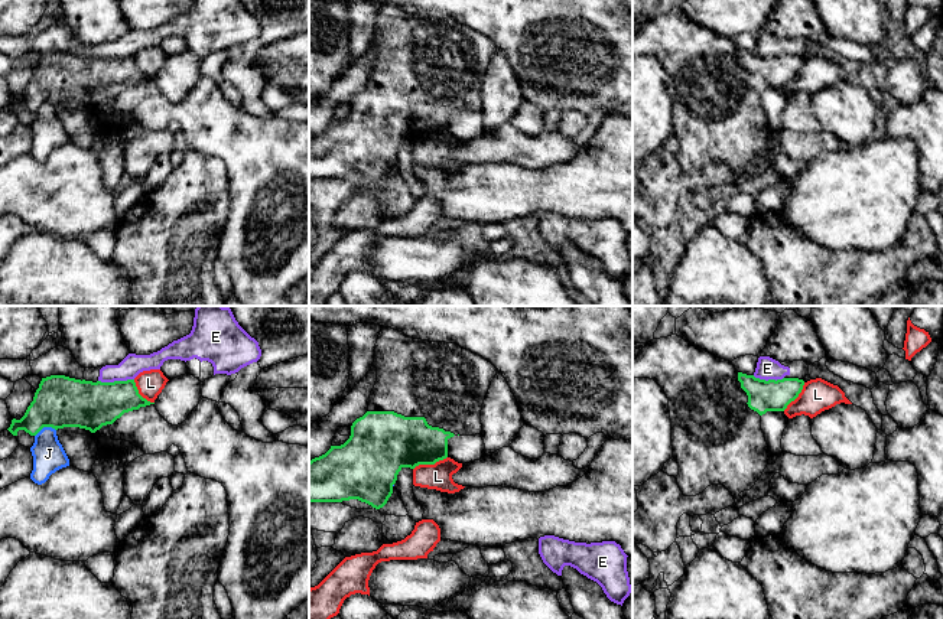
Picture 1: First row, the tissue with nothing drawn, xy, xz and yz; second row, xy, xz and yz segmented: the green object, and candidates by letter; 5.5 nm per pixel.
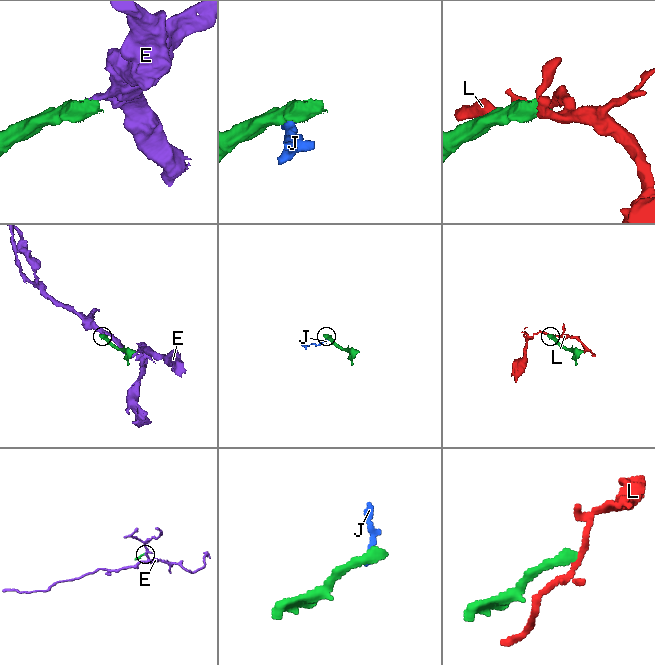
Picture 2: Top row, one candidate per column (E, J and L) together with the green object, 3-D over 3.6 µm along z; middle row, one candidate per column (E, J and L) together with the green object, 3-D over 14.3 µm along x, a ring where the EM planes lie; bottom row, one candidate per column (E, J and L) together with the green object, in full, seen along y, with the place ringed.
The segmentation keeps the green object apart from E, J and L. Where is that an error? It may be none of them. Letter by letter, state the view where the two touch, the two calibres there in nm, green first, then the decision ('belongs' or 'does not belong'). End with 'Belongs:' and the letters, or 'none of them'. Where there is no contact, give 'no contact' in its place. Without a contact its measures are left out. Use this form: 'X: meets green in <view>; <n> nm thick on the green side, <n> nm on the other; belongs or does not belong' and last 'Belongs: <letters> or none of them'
E: meets green in xy; 260 nm thick on the green side, 120 nm on the other; does not belong
J: meets green in xy; 280 nm thick on the green side, 180 nm on the other; does not belong
L: meets green in xz; 320 nm thick on the green side, 150 nm on the other; does not belong
Belongs: none of them

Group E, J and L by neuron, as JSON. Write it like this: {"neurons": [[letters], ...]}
{"neurons": [["E"], ["J"], ["L"]]}

